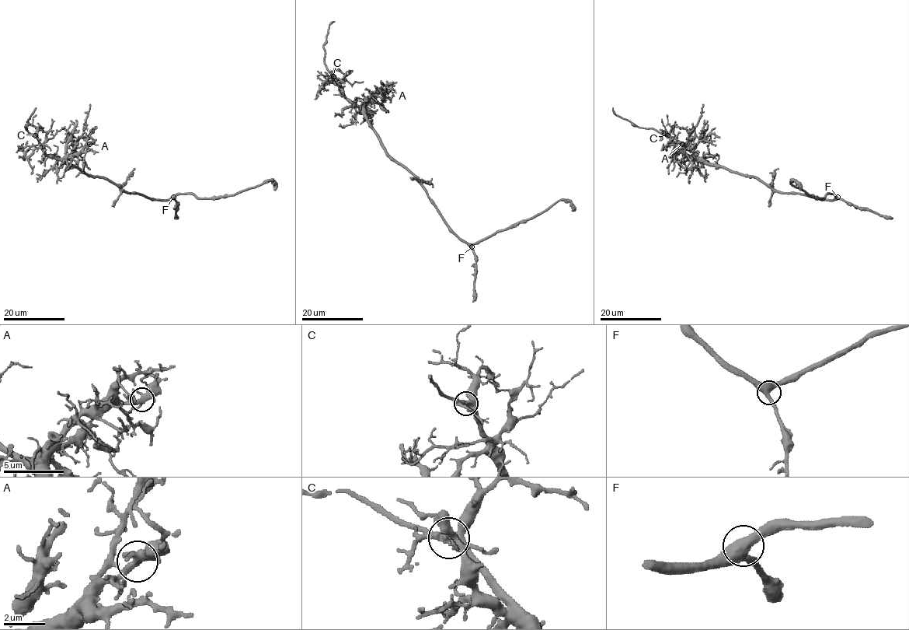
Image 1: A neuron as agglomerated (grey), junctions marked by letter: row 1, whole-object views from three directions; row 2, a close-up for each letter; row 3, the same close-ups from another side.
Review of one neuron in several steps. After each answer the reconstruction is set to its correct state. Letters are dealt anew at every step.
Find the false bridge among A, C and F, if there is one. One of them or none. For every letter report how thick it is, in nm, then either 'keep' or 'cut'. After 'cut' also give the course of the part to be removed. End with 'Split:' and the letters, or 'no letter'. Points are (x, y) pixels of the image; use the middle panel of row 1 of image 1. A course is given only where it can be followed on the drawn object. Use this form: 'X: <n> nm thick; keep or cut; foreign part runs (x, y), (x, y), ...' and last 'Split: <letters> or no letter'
A: 360 nm thick; keep
C: 380 nm thick; keep
F: 440 nm thick; keep
Split: no letter

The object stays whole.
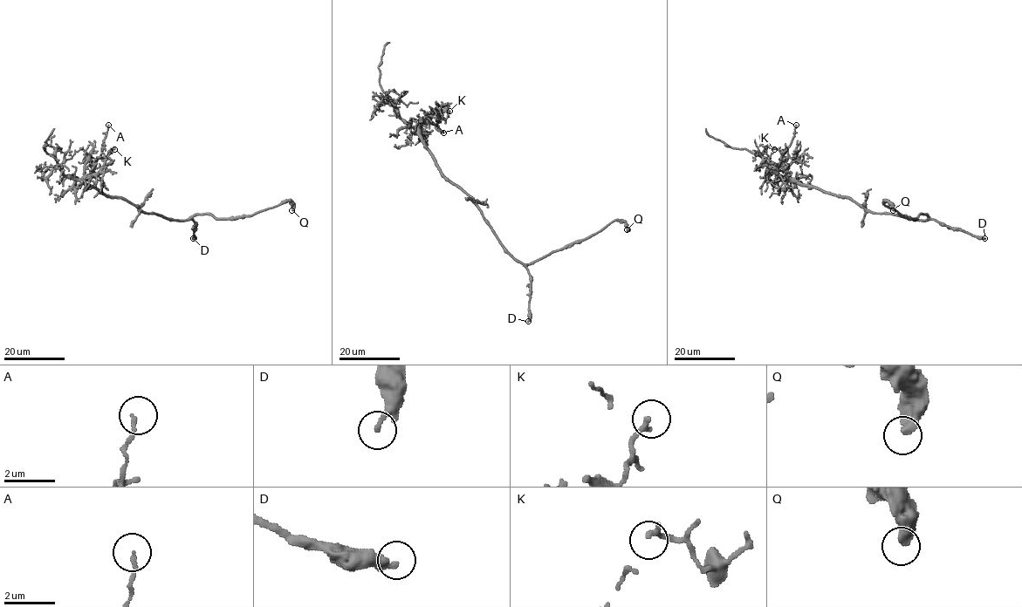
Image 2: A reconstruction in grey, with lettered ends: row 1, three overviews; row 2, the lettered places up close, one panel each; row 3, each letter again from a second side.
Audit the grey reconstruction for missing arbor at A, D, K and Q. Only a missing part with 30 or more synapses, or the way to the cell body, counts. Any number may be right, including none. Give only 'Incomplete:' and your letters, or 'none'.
Incomplete: none

